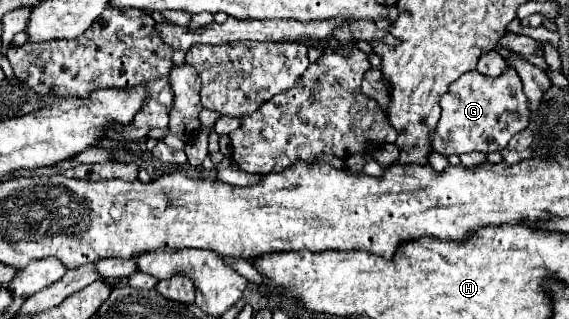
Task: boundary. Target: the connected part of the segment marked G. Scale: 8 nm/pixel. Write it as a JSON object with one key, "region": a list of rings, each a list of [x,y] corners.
{"region":[[[508,67],[500,77],[483,77],[476,70],[461,75],[440,97],[440,107],[442,117],[432,141],[434,151],[440,155],[502,151],[512,135],[524,131],[530,121],[530,101],[512,67]]]}

